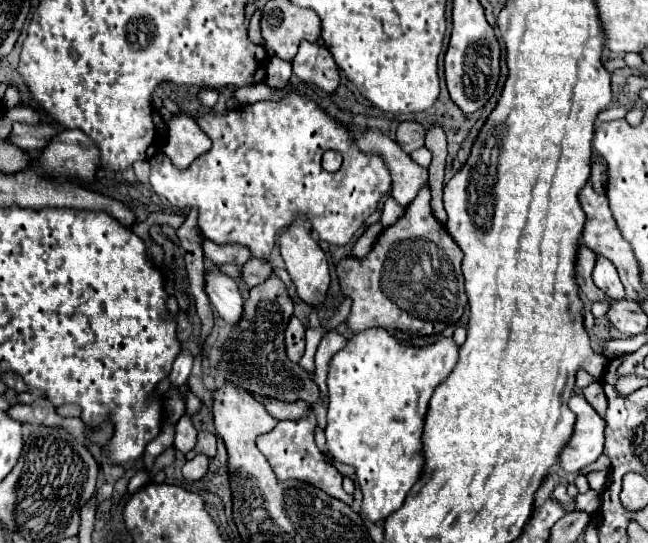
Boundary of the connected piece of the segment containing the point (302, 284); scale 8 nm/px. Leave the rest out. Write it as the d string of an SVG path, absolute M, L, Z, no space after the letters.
M297 219L293 225L289 225L279 239L279 249L281 249L281 257L285 261L287 273L297 289L297 297L301 301L305 301L309 307L319 309L325 301L325 295L327 295L327 289L331 283L331 275L329 275L329 265L327 265L327 257L325 257L323 249L309 235L309 223L305 219Z

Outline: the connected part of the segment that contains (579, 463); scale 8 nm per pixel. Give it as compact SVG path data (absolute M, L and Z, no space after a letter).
M573 395L569 401L571 411L577 415L575 431L565 449L561 451L561 467L567 473L579 473L603 453L603 417L585 401L583 395Z

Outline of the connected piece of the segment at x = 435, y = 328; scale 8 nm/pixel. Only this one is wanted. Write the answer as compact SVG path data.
M429 189L419 191L405 209L405 215L383 229L367 257L359 261L355 257L345 257L339 261L337 275L341 289L353 301L347 317L351 331L383 327L409 335L433 335L461 319L467 307L461 273L463 253L445 231L443 223L435 219L429 203Z

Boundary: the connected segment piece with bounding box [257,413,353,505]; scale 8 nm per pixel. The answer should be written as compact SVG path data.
M309 413L309 417L299 419L299 421L277 421L275 429L271 429L269 433L265 433L265 435L261 435L257 439L257 447L267 457L267 461L271 465L271 469L275 471L277 479L281 479L281 481L301 479L301 481L305 481L309 485L319 487L321 491L329 493L331 497L351 505L353 503L353 495L347 495L343 491L343 487L341 487L343 475L333 465L325 463L323 453L315 445L315 439L313 439L315 427L317 427L317 421L315 421L313 413Z

